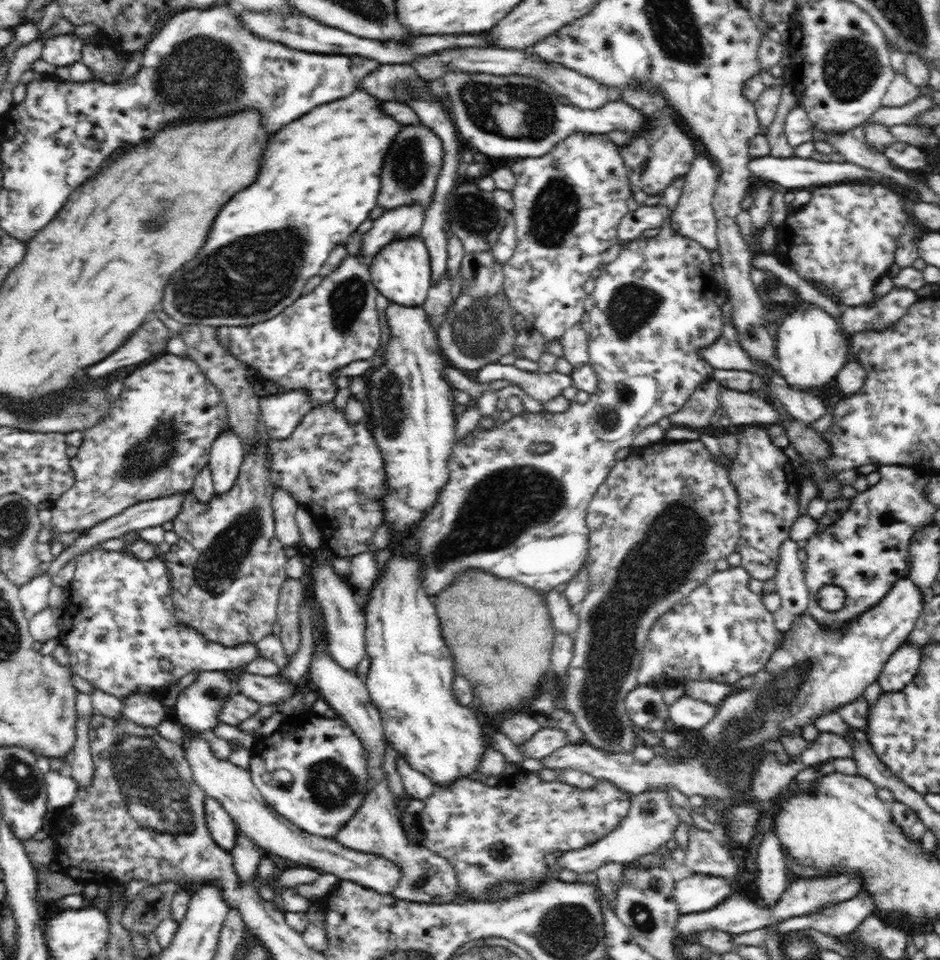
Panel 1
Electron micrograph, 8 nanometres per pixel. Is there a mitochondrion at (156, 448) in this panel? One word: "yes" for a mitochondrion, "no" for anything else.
yes

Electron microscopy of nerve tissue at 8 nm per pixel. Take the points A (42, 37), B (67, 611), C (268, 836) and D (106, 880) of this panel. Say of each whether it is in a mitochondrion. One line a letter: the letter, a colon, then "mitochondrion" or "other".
A: other
B: other
C: other
D: other

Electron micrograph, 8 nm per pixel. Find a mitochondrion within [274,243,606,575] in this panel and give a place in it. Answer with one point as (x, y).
(477, 332)

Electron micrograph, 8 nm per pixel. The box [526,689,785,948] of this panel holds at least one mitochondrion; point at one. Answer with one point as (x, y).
(642, 918)

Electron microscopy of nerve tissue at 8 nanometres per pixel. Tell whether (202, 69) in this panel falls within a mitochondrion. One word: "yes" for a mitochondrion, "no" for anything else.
yes

